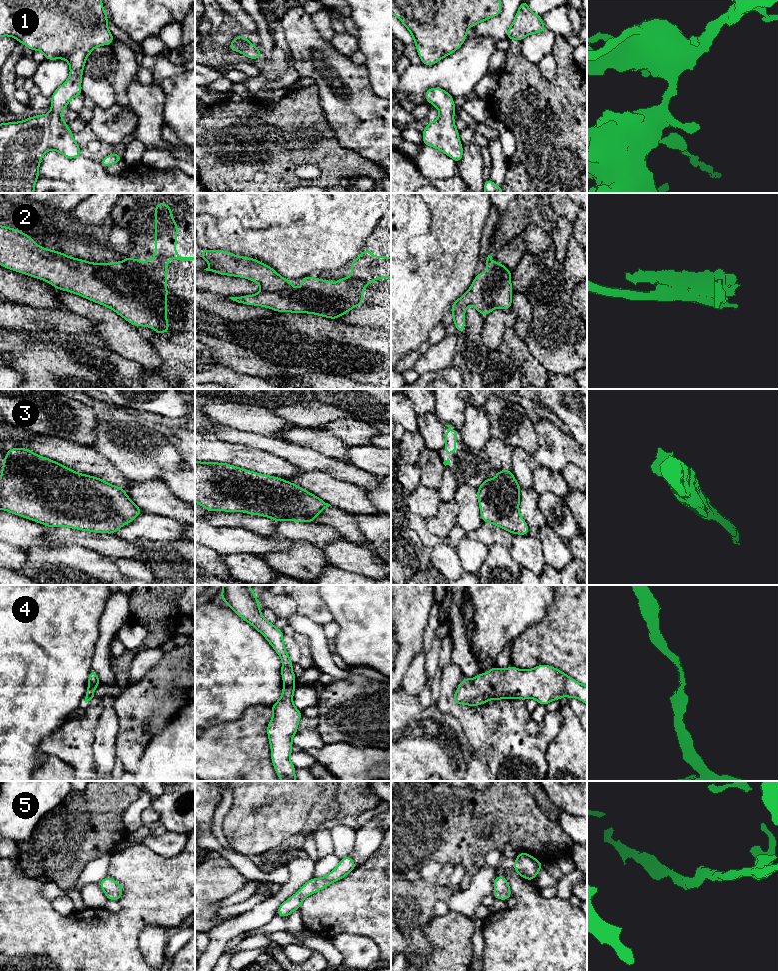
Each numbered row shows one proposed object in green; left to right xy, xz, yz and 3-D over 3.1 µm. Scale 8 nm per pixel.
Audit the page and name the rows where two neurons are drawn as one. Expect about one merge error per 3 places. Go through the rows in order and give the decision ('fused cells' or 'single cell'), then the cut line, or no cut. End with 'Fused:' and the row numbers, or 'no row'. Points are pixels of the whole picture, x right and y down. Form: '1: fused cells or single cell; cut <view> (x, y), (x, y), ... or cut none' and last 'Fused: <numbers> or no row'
1: single cell; cut none
2: single cell; cut none
3: single cell; cut none
4: single cell; cut none
5: single cell; cut none
Fused: no row

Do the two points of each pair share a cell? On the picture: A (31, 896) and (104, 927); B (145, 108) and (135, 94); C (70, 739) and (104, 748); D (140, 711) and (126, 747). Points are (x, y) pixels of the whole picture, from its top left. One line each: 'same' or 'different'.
A: same
B: same
C: different
D: same

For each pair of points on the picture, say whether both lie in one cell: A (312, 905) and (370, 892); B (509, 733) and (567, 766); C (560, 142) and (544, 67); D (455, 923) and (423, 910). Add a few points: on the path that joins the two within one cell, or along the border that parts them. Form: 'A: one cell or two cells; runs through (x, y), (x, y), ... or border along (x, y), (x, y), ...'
A: one cell; runs through (326, 905), (356, 904)
B: two cells; border along (558, 734), (548, 745), (547, 770)
C: two cells; border along (552, 55), (556, 65), (556, 74), (548, 80)
D: two cells; border along (434, 917), (425, 930), (425, 937), (428, 940)

